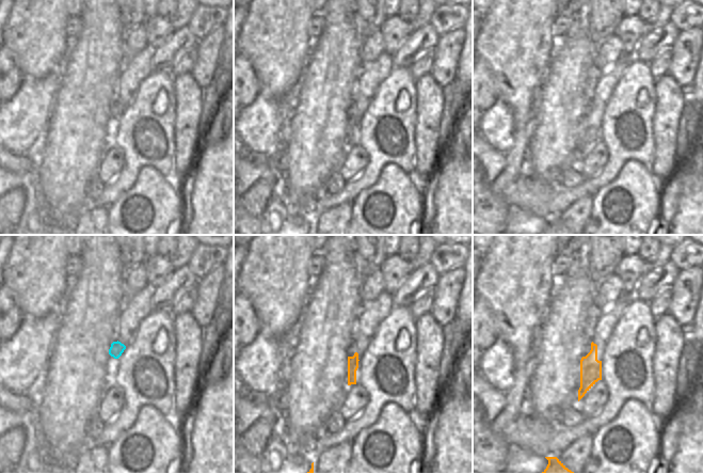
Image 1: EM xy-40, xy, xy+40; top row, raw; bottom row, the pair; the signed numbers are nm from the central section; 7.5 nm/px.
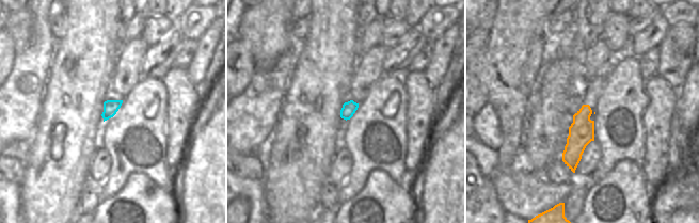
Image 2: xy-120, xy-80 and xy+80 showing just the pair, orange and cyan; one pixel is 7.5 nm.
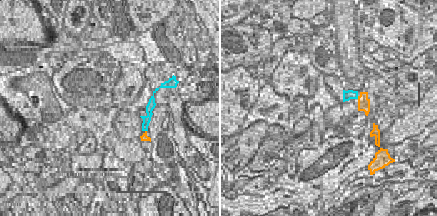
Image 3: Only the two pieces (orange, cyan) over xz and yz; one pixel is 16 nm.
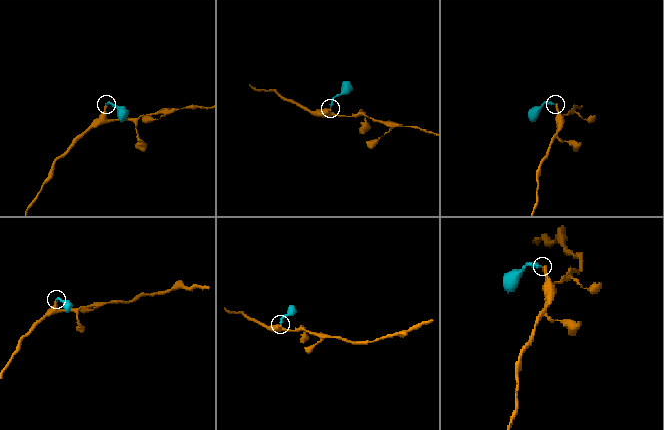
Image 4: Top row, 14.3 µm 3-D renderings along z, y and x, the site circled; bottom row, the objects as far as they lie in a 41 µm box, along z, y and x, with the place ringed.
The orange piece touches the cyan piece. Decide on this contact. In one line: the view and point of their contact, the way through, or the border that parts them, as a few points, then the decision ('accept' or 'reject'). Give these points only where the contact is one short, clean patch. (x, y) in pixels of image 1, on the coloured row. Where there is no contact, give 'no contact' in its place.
no contact; reject

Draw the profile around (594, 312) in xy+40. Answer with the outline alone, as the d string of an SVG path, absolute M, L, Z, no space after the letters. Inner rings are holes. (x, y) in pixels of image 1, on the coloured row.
M596 303L591 305L587 311L587 317L585 319L585 343L582 345L582 357L586 357L591 350L595 323L603 311L604 310Z

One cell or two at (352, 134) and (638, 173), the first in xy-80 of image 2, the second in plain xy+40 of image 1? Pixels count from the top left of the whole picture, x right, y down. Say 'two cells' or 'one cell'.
two cells

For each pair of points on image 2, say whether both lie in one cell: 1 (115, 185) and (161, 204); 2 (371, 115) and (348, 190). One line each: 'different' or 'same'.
1: different
2: same

